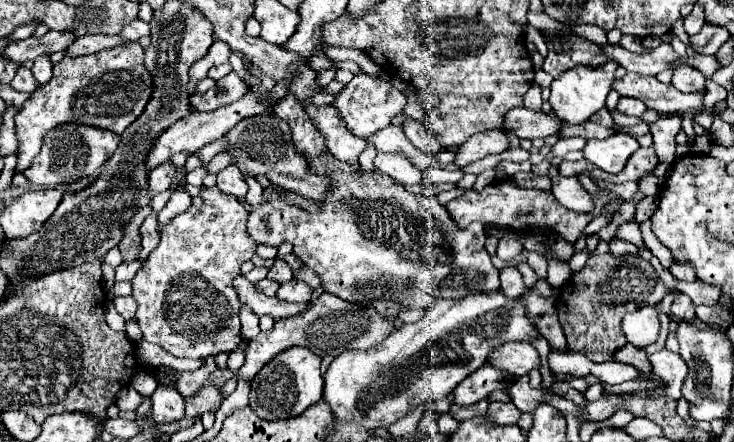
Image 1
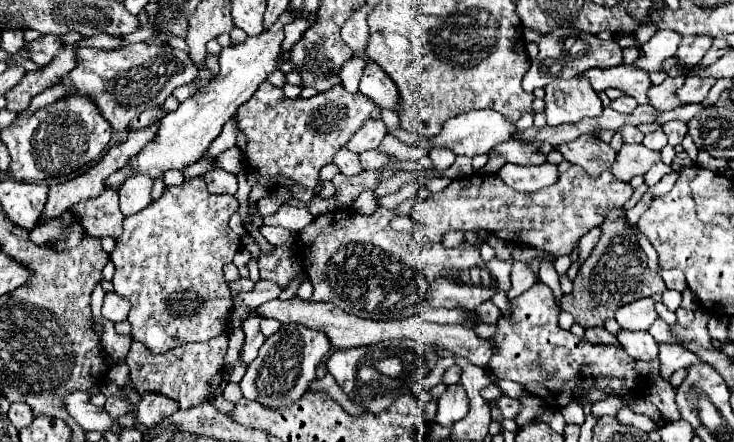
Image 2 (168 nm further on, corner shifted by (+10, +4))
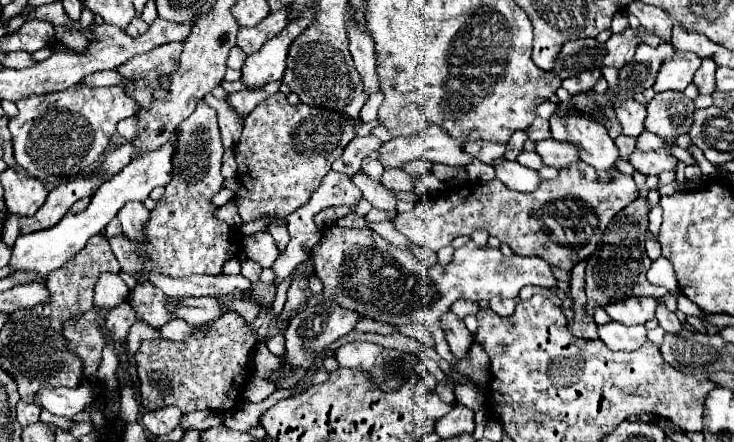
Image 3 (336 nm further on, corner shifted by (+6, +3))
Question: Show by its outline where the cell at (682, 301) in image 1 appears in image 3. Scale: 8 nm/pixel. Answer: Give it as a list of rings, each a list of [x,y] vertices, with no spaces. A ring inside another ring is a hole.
[[[677,295],[677,305],[679,305],[679,311],[683,311],[685,315],[693,315],[693,317],[699,317],[699,319],[705,319],[705,313],[701,311],[701,307],[697,307],[693,301],[689,301],[685,295]]]

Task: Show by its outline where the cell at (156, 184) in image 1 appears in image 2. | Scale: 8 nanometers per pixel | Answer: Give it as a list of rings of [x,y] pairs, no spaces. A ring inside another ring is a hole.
[[[145,174],[131,176],[123,182],[119,188],[119,202],[121,202],[121,212],[125,216],[133,216],[141,212],[145,206],[151,204],[151,188],[153,188],[153,178]]]

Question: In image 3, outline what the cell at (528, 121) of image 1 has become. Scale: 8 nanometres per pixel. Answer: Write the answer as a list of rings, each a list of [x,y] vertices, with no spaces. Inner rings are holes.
[[[427,127],[423,129],[419,135],[415,137],[393,137],[391,141],[383,143],[379,147],[379,161],[385,169],[401,169],[405,163],[409,161],[417,161],[417,159],[429,159],[433,163],[445,163],[445,165],[453,165],[453,167],[461,167],[473,161],[473,157],[469,157],[467,153],[461,151],[461,143],[453,141],[453,137],[449,137],[441,127]]]

